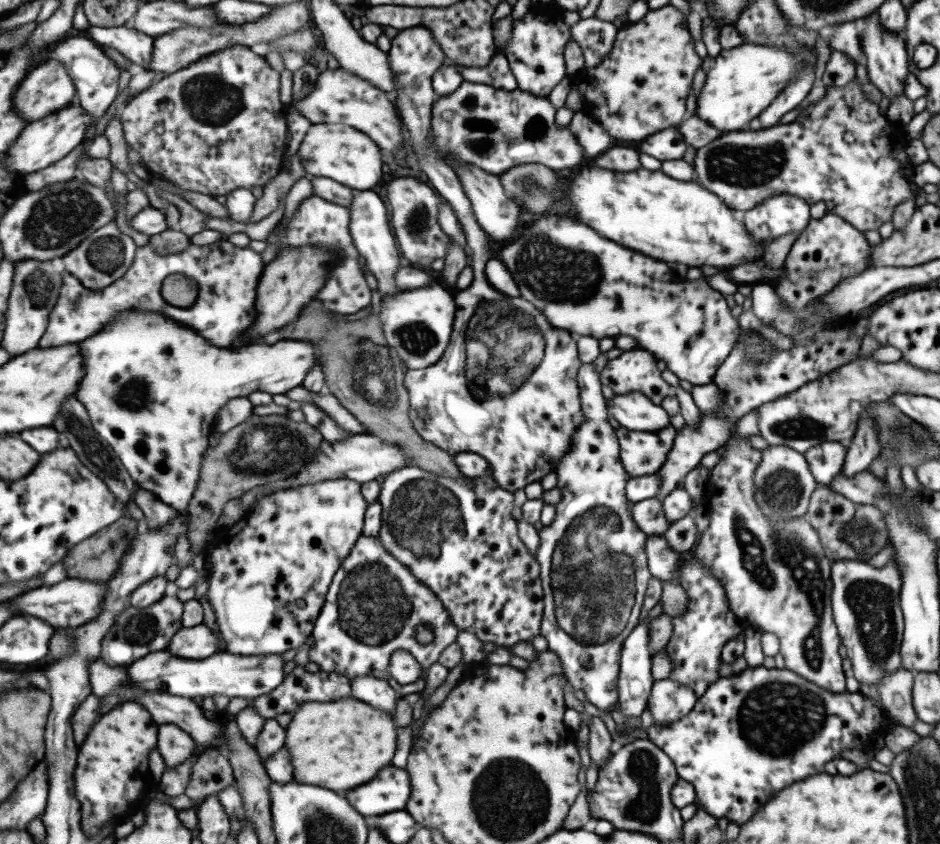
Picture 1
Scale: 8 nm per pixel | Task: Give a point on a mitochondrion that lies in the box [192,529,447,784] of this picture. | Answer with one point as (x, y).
(372, 604)

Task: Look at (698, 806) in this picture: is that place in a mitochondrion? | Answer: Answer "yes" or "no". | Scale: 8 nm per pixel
no

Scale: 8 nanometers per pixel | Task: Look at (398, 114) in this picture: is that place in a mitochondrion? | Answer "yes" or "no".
no

